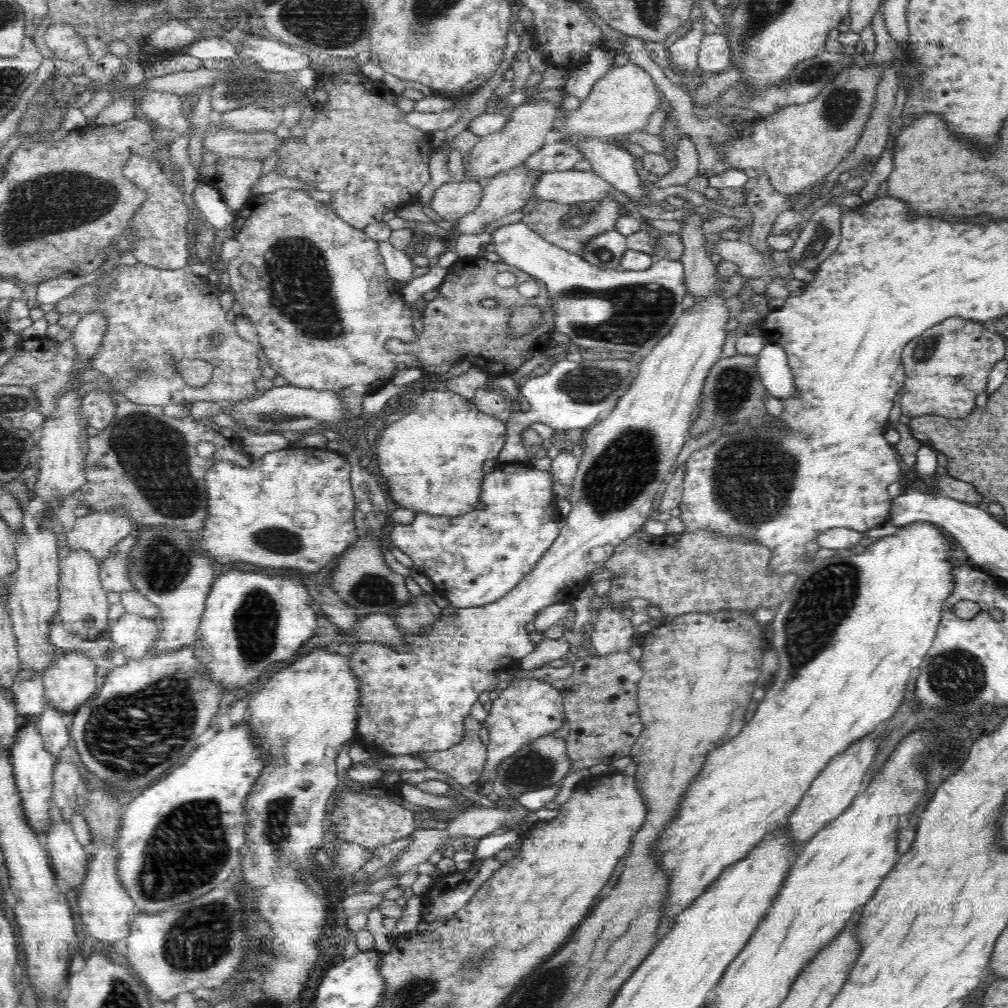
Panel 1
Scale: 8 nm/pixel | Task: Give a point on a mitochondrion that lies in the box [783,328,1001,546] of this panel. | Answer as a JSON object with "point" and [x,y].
{"point":[923,350]}

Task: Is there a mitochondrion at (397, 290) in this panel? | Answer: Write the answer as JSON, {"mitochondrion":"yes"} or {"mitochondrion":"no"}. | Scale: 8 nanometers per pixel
{"mitochondrion":"no"}

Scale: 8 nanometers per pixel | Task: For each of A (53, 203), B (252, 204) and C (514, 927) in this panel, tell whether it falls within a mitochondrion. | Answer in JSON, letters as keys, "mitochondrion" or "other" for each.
{"A":"mitochondrion","B":"other","C":"other"}

